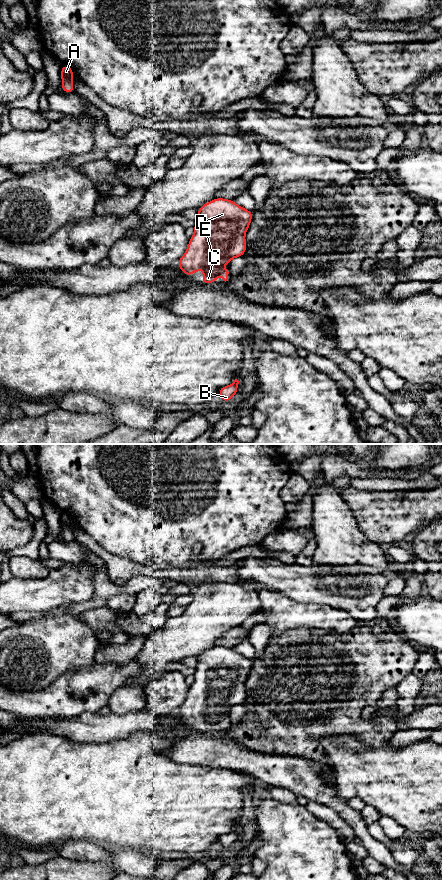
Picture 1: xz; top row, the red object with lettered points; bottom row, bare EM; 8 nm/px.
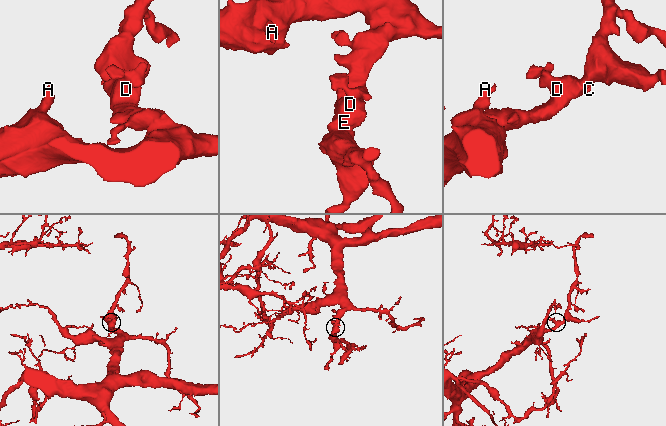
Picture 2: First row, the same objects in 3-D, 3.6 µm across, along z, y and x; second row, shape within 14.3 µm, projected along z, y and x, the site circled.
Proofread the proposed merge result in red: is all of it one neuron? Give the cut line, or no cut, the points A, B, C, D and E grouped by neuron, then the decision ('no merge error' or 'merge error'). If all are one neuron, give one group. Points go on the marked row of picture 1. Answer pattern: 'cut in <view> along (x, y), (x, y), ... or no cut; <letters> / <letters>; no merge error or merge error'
no cut; A B C D E; no merge error

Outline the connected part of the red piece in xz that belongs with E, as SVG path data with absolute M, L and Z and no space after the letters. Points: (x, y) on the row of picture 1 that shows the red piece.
M215 198L202 205L194 225L194 234L189 239L187 250L178 260L177 265L185 276L204 270L202 284L216 282L219 274L223 281L228 281L228 270L221 267L230 263L233 258L242 257L247 249L245 234L250 226L253 212L232 200Z

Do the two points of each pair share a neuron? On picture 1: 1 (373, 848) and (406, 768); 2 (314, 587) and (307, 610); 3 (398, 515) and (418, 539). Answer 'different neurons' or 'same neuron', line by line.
1: different neurons
2: different neurons
3: different neurons

